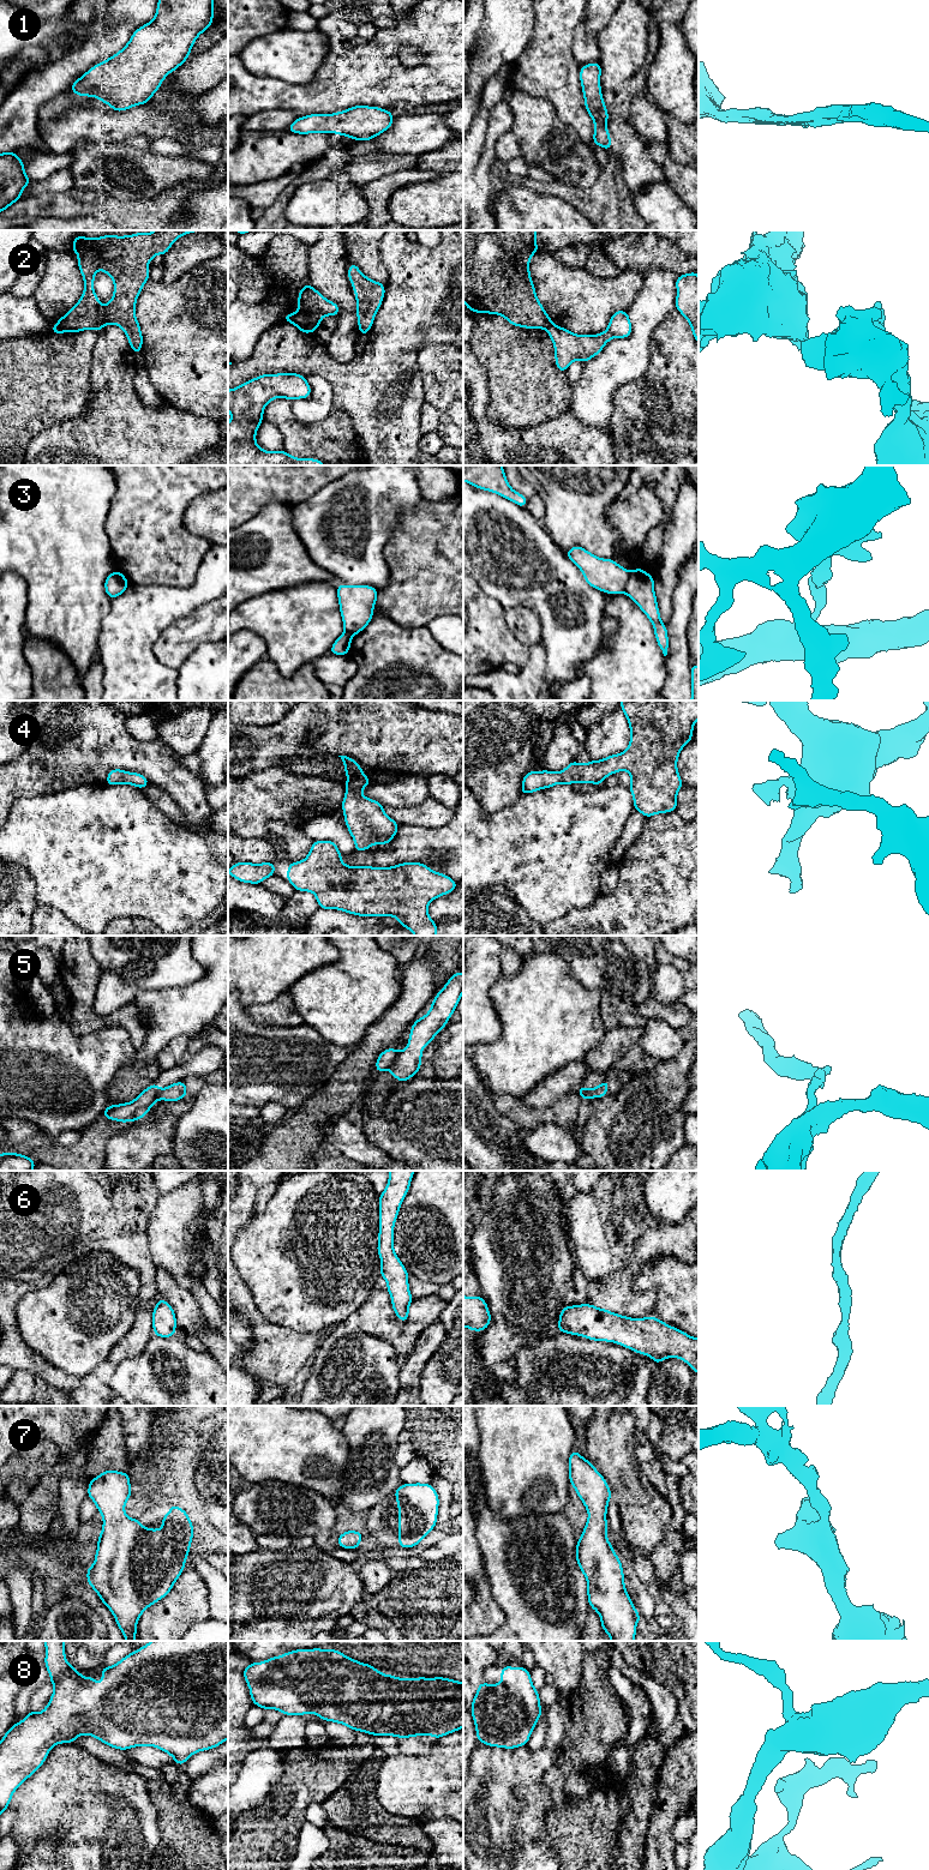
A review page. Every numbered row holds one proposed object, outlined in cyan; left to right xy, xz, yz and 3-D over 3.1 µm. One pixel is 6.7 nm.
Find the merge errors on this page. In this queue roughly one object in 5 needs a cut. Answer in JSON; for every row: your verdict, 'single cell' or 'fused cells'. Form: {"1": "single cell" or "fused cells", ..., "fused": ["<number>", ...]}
{"1": "single cell", "2": "fused cells", "3": "fused cells", "4": "single cell", "5": "fused cells", "6": "single cell", "7": "single cell", "8": "single cell", "fused": ["2", "3", "5"]}

